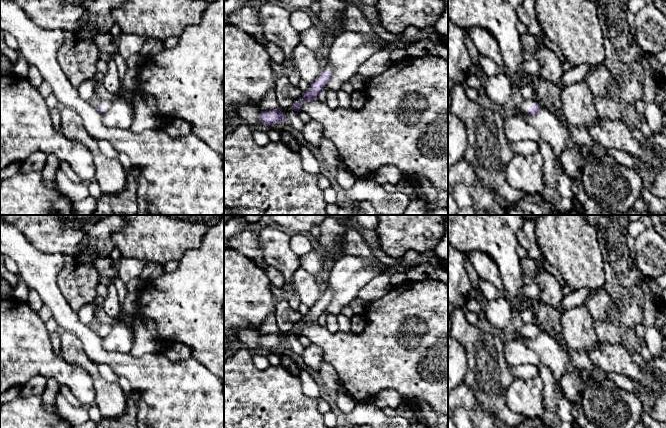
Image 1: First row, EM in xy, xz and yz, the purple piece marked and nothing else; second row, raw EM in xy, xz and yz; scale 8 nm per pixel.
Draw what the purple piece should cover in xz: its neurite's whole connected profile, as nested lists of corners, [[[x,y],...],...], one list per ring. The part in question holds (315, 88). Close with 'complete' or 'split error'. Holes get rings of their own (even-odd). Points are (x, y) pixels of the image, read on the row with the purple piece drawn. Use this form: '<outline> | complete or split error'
[[[325,62],[324,68],[322,69],[318,78],[310,83],[309,88],[303,92],[303,100],[294,104],[290,109],[294,111],[300,111],[300,105],[306,101],[314,100],[318,94],[325,87],[326,83],[331,79],[333,73],[333,67],[330,63]]] | split error

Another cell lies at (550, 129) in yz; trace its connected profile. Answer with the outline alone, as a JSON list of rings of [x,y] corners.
[[[513,104],[505,108],[504,117],[515,114],[523,114],[528,123],[538,131],[540,139],[546,141],[558,157],[566,148],[573,146],[574,141],[566,127],[547,107],[540,106],[535,114],[524,113]]]

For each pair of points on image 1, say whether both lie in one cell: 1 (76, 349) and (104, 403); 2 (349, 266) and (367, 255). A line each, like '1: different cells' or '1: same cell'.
1: same cell
2: different cells

